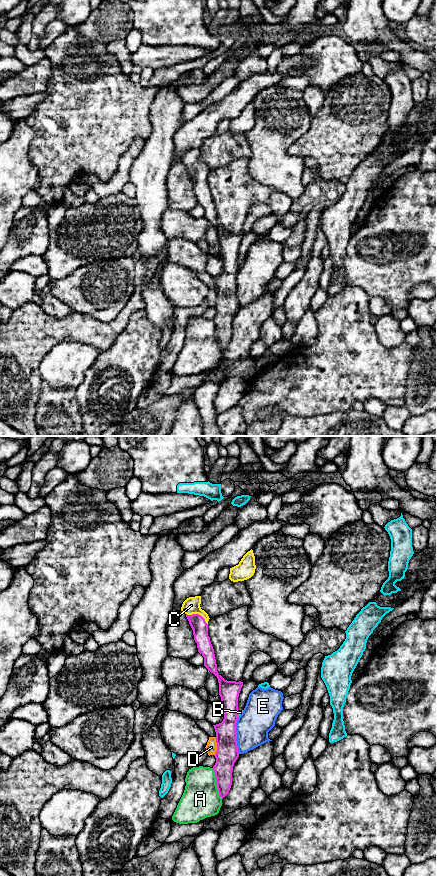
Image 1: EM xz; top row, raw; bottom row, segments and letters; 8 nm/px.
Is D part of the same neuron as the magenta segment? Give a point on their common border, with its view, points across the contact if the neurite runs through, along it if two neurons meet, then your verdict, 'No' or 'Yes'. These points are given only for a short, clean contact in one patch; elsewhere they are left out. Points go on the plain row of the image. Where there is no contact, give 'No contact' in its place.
Touches magenta at xz (217, 298). Boundary: xz (215, 289), (216, 304), (214, 307). No

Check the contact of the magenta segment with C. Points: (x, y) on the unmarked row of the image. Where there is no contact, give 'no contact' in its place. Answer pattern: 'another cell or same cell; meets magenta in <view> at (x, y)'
same cell; meets magenta in xz at (198, 166)

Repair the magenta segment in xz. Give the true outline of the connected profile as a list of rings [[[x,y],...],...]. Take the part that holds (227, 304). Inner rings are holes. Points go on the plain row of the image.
[[[201,148],[187,150],[181,159],[193,182],[198,204],[204,209],[204,218],[213,225],[219,235],[219,247],[224,271],[213,277],[216,284],[216,315],[213,318],[219,348],[223,351],[232,337],[234,315],[239,309],[236,275],[238,272],[238,249],[243,234],[227,233],[217,223],[214,201],[208,188],[208,166],[201,161]]]

